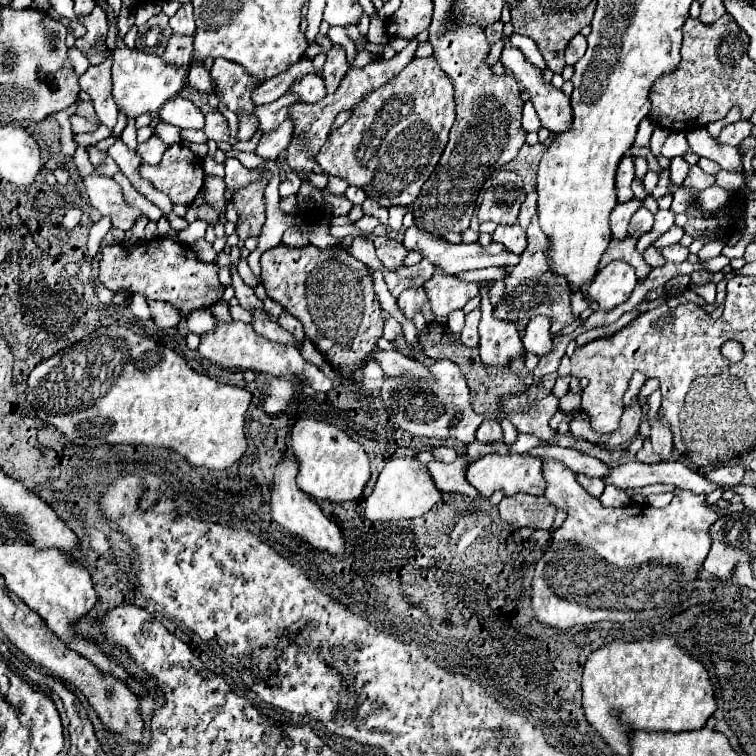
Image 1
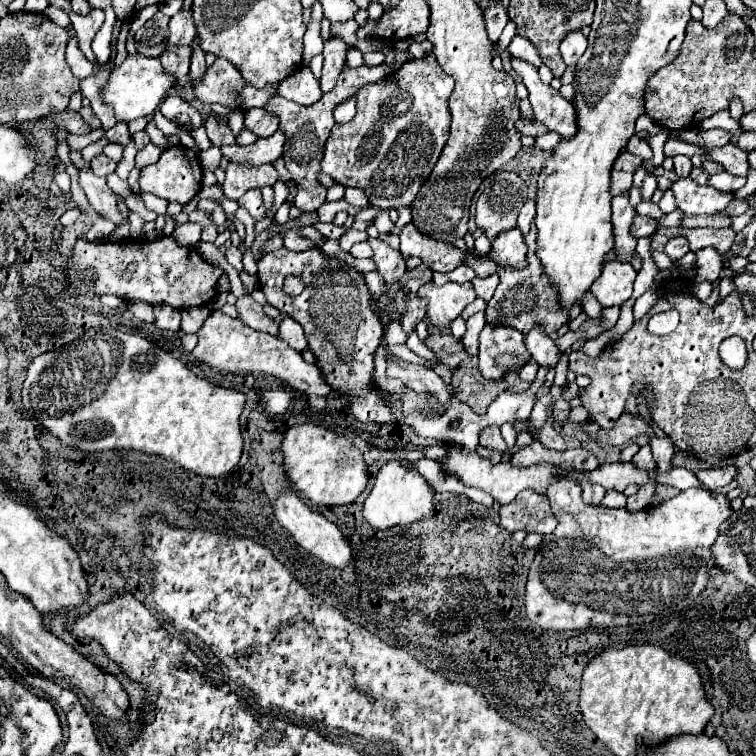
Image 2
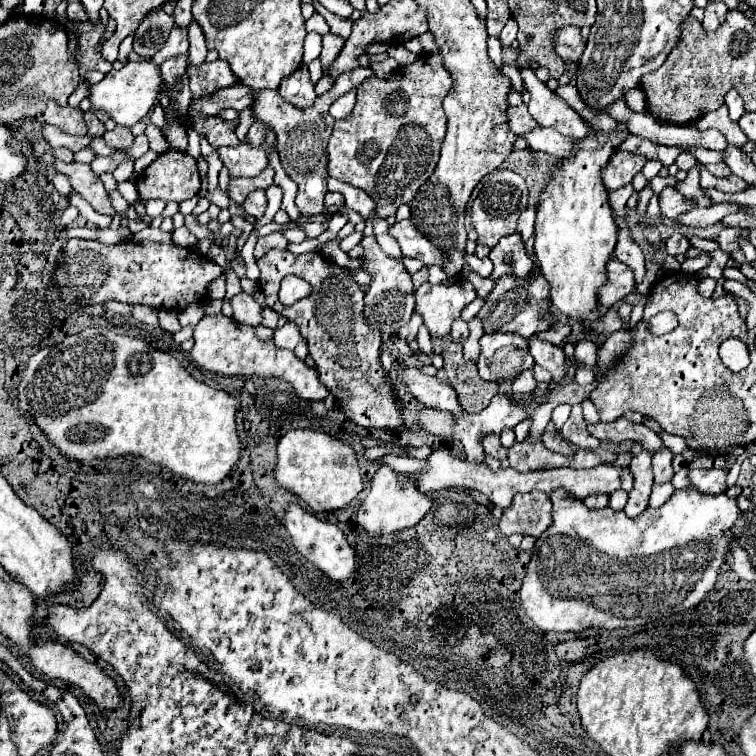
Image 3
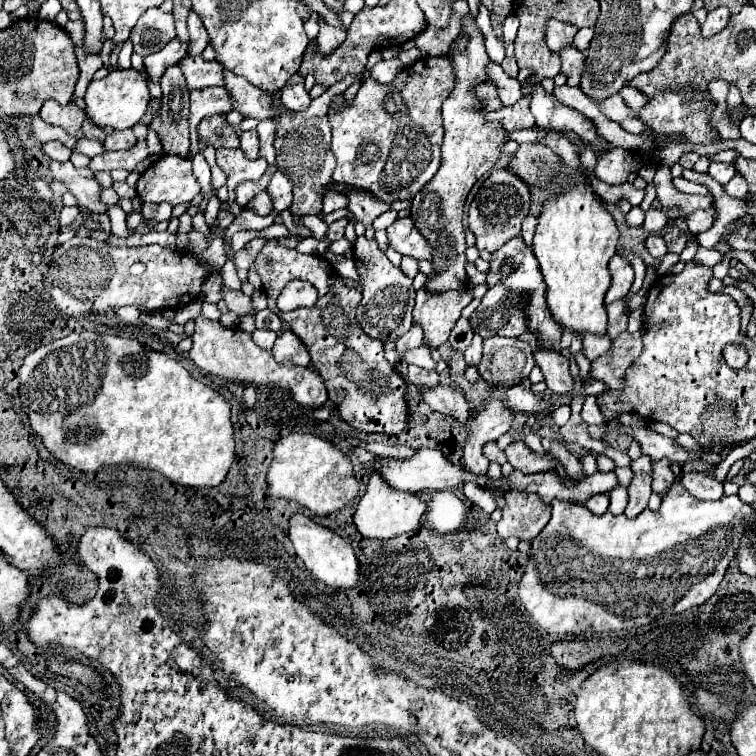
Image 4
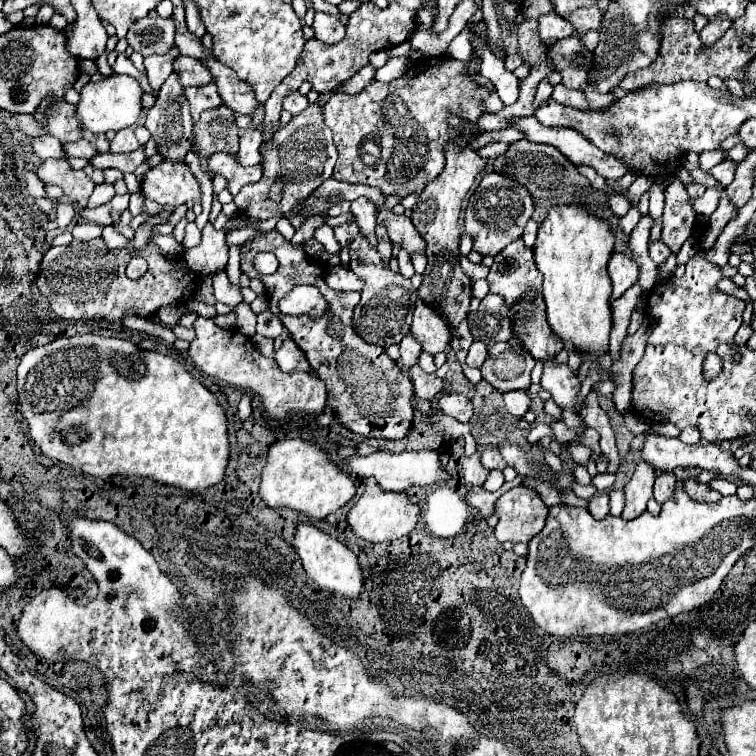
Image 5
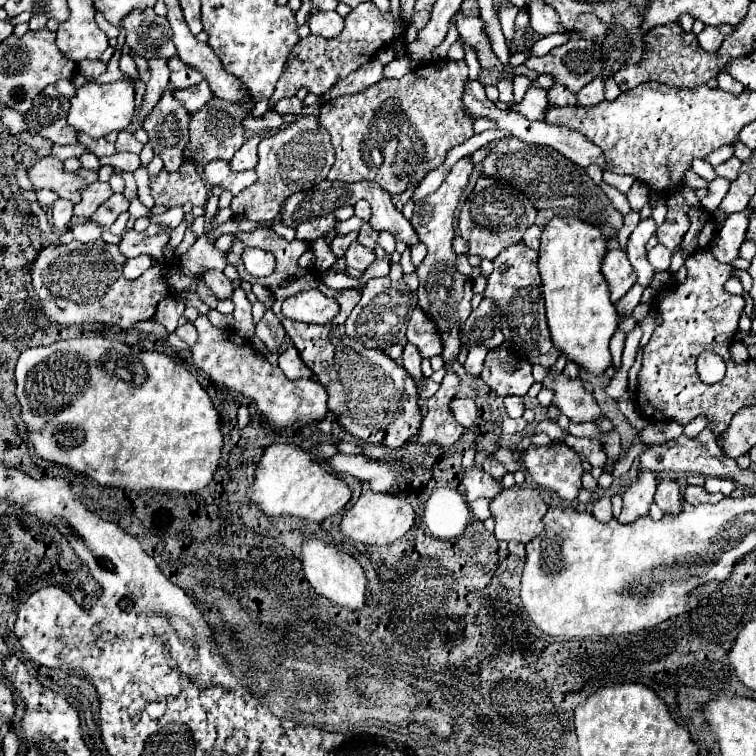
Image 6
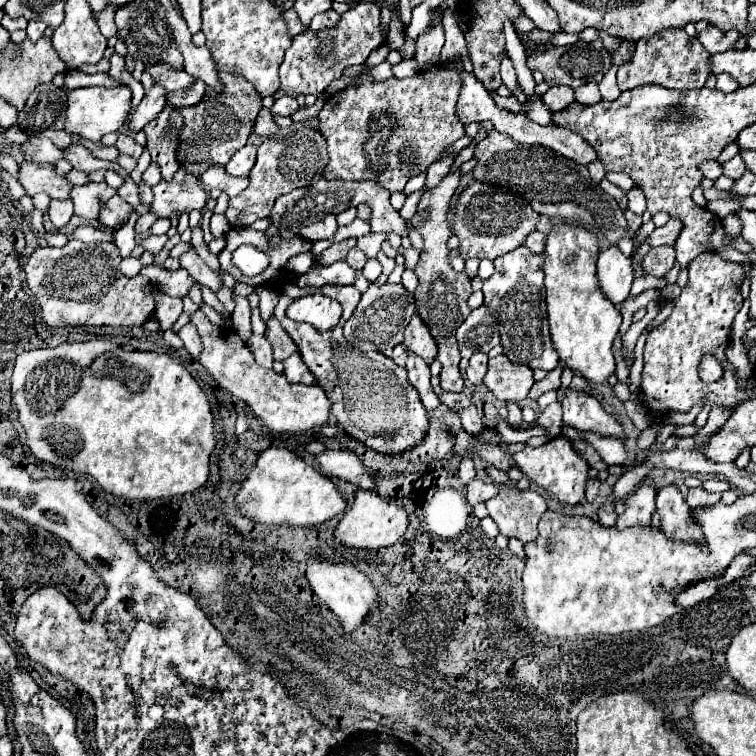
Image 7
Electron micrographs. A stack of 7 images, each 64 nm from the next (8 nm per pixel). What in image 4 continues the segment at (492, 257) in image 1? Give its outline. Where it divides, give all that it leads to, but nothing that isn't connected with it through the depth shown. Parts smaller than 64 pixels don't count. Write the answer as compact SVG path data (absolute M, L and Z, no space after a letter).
M398 218L390 226L390 238L388 240L390 240L390 246L400 254L430 260L430 244L418 232L418 228L414 226L414 222L410 218Z

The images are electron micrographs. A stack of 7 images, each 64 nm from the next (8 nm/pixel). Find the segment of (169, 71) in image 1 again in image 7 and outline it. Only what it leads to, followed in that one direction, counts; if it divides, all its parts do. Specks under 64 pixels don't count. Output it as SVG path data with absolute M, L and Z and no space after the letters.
M120 86L120 88L112 88L112 90L104 90L104 88L78 88L68 92L68 110L66 110L66 124L64 130L72 136L80 136L92 142L100 142L100 138L108 132L118 130L124 120L130 114L130 88L128 86Z

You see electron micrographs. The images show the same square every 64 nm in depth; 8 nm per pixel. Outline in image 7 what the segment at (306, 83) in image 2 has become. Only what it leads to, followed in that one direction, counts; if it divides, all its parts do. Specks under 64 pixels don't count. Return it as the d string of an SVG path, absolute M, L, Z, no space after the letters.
M282 96L282 98L278 98L278 100L272 104L272 108L270 108L270 112L272 112L274 116L292 116L296 110L298 110L298 102L296 102L296 98L292 98L292 96Z

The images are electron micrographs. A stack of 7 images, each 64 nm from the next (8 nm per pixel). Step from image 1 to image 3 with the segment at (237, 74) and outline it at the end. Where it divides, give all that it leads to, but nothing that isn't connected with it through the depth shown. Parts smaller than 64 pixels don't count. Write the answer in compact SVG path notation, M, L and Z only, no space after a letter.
M214 60L214 62L204 62L200 66L192 66L188 64L186 68L186 74L190 78L190 90L192 90L192 96L200 98L200 96L206 96L206 94L212 94L214 90L218 88L224 88L224 86L232 86L236 84L236 76L232 76L232 70L226 62L220 62L220 60Z

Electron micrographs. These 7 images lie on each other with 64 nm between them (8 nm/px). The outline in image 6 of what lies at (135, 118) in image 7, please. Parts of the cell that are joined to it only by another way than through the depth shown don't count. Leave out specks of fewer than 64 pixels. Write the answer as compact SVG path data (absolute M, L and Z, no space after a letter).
M152 60L152 62L148 62L148 66L150 66L150 72L152 72L152 78L146 84L144 102L142 102L142 106L138 110L138 116L136 116L138 122L144 122L152 114L154 106L160 102L160 98L164 96L166 86L168 86L168 66L166 66L166 60Z

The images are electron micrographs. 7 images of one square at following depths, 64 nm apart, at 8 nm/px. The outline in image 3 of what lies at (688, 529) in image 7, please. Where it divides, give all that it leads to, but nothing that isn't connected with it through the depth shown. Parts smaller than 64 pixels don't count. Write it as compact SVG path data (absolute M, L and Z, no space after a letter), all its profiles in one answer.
M668 448L660 450L652 456L652 468L654 468L654 484L666 484L672 480L672 452Z

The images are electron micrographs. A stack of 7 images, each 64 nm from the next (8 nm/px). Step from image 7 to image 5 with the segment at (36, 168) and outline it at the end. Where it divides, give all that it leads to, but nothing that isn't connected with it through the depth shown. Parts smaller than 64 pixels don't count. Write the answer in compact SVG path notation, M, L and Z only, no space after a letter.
M44 160L36 176L40 178L42 184L54 184L64 190L64 196L72 198L80 206L86 206L88 196L94 190L94 182L84 174L84 170L72 170L66 160Z

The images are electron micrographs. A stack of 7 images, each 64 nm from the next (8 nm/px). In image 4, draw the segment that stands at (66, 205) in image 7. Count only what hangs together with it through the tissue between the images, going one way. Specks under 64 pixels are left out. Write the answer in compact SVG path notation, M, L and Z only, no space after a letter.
M64 206L62 212L60 212L60 226L62 228L70 226L76 220L76 216L78 216L78 208L76 206Z

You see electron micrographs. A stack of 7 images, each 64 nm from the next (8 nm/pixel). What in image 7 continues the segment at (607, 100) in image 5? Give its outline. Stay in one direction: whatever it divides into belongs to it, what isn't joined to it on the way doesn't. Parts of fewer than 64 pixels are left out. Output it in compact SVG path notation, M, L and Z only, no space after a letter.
M584 84L576 88L576 100L582 104L594 104L600 100L600 92L598 92L598 84Z

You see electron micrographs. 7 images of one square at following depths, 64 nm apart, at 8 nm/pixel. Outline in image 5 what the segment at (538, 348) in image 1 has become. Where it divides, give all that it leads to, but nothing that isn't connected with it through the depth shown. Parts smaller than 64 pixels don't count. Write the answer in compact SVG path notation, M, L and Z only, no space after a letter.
M544 362L542 374L542 388L552 394L552 400L562 408L580 414L584 410L584 402L578 402L580 380L570 372L568 364Z

